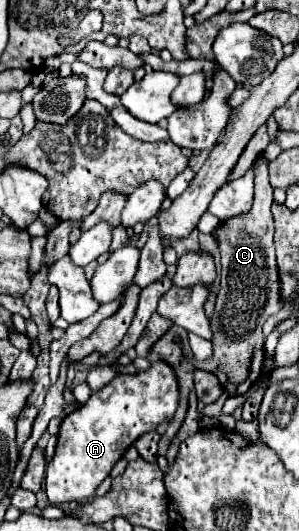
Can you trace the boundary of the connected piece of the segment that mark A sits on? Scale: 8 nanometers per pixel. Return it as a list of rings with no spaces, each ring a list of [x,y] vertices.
[[[163,358],[151,362],[151,366],[145,372],[137,374],[117,374],[107,386],[93,392],[91,398],[67,414],[61,424],[55,456],[47,462],[45,470],[45,492],[49,494],[51,504],[65,504],[75,500],[89,500],[93,498],[97,486],[109,476],[115,462],[125,454],[125,450],[145,432],[157,430],[161,422],[169,422],[179,406],[179,380],[171,364],[167,364]]]

